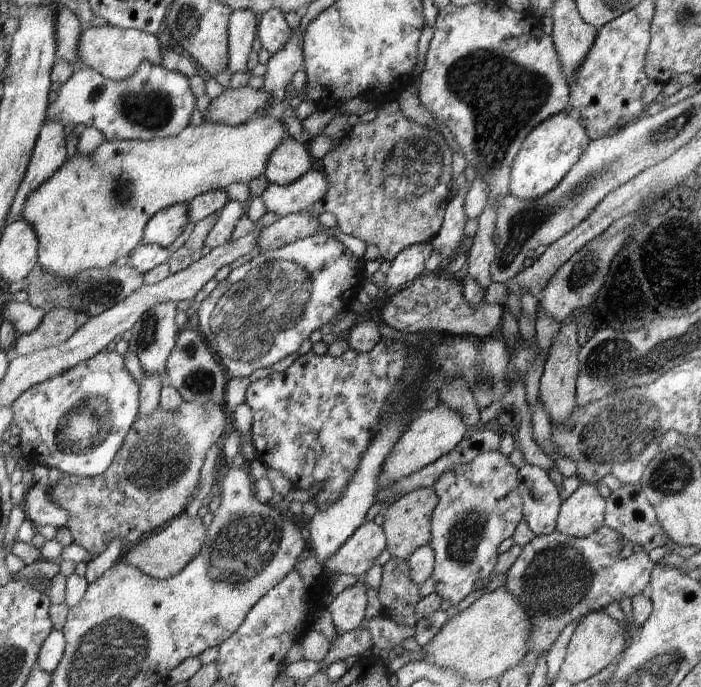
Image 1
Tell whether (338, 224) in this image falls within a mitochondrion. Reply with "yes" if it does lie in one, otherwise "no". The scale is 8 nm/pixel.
no

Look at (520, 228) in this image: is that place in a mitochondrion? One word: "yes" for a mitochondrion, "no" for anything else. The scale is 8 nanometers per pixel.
yes

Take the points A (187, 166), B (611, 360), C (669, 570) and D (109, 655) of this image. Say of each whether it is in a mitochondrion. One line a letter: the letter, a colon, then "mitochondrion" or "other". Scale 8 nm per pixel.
A: other
B: mitochondrion
C: other
D: mitochondrion

